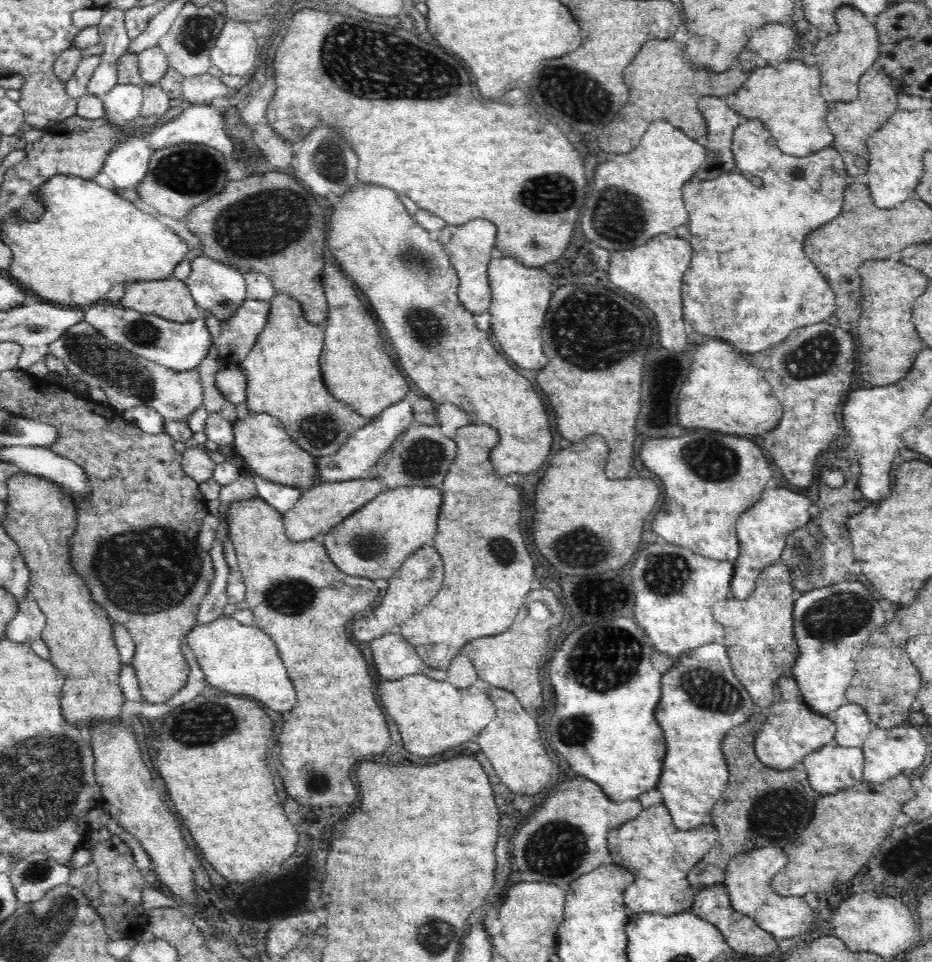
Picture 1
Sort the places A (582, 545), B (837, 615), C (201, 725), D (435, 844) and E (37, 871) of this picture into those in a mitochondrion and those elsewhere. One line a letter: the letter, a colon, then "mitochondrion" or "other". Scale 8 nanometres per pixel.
A: mitochondrion
B: mitochondrion
C: mitochondrion
D: other
E: mitochondrion

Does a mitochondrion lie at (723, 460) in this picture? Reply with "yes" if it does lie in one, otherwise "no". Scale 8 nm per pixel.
yes

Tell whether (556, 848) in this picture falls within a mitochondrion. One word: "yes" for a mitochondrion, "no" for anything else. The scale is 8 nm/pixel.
yes

